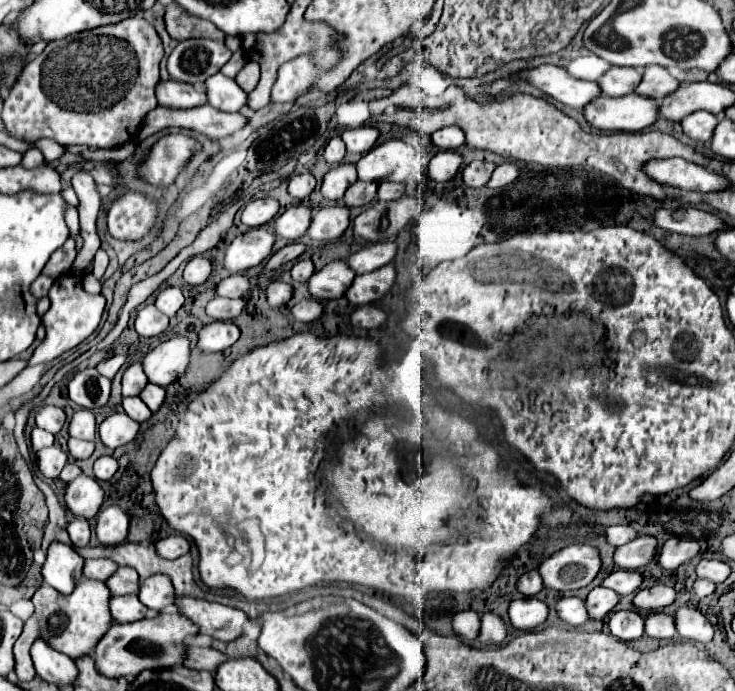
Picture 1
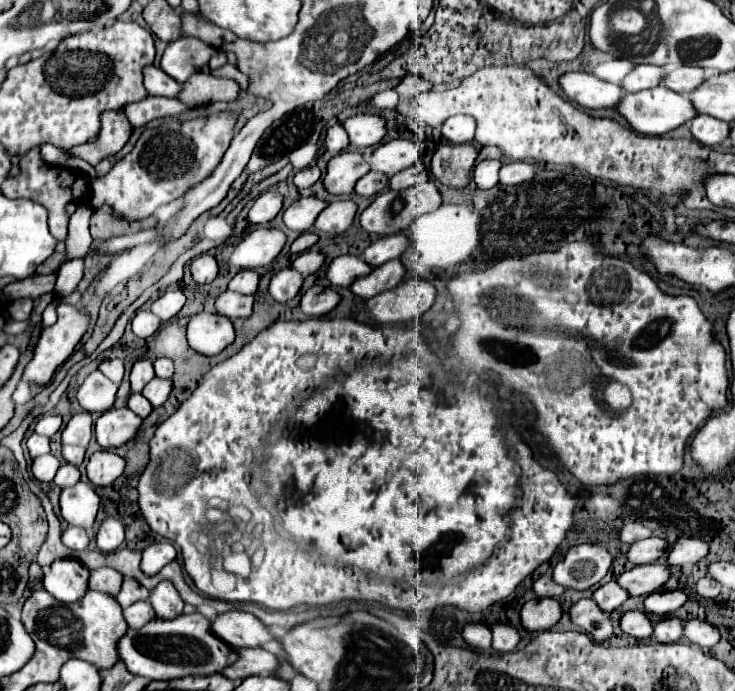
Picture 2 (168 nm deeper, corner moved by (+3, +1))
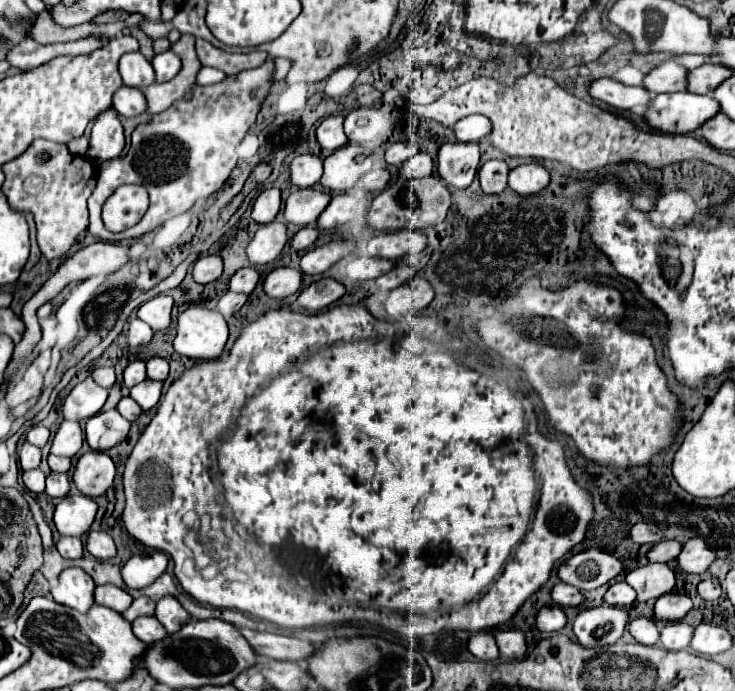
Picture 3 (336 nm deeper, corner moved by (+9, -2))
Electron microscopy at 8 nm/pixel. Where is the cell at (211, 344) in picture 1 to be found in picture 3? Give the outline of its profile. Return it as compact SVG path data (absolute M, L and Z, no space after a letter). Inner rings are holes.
M191 307L179 315L175 351L195 361L217 359L227 343L227 323L217 311Z

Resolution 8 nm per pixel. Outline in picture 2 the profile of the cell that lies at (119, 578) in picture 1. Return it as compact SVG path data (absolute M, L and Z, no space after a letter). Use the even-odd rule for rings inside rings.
M125 580L123 586L121 586L121 592L119 592L115 598L117 598L117 602L119 602L123 608L127 608L127 606L139 602L139 600L147 600L149 594L151 594L151 592L149 592L147 588L143 588L139 582L135 582L135 580Z

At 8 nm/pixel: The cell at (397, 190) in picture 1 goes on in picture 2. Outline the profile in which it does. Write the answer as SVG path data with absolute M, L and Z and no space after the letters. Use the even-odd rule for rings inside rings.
M419 160L419 162L415 162L415 166L409 166L407 170L401 170L399 174L395 174L389 180L389 188L405 190L405 188L411 188L411 186L427 182L427 180L429 180L429 172L425 168L425 162Z

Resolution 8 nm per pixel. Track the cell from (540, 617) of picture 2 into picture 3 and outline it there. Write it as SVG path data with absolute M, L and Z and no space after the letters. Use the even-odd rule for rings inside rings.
M549 605L539 609L537 617L535 617L535 625L539 631L559 631L565 625L565 613L559 605Z

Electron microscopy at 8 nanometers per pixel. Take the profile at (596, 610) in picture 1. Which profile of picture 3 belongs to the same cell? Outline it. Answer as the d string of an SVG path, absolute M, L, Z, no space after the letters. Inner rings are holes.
M617 581L607 589L607 593L603 595L603 601L607 605L627 607L627 605L631 605L635 601L635 591L625 581Z

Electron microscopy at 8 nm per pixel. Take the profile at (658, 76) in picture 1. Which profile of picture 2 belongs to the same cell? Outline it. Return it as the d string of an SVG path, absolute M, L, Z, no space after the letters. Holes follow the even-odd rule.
M683 66L673 72L669 72L663 78L663 84L671 88L673 92L679 92L687 96L691 90L695 90L701 82L705 80L705 70L703 68L693 68L693 66Z

